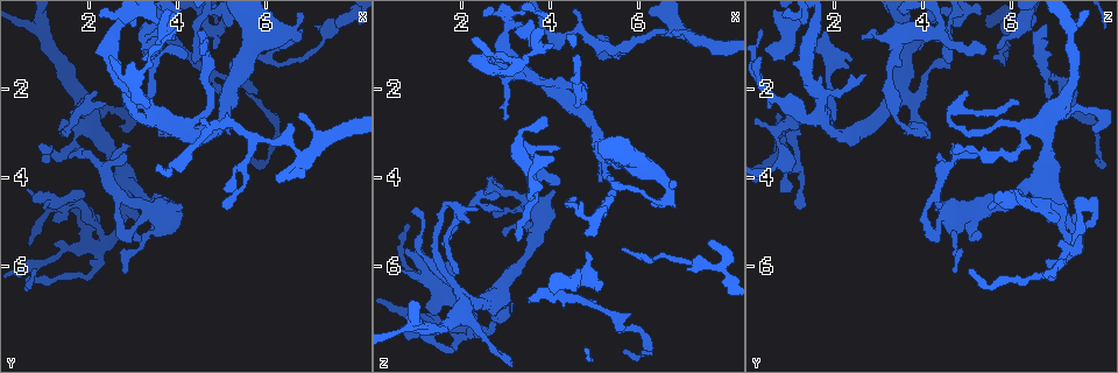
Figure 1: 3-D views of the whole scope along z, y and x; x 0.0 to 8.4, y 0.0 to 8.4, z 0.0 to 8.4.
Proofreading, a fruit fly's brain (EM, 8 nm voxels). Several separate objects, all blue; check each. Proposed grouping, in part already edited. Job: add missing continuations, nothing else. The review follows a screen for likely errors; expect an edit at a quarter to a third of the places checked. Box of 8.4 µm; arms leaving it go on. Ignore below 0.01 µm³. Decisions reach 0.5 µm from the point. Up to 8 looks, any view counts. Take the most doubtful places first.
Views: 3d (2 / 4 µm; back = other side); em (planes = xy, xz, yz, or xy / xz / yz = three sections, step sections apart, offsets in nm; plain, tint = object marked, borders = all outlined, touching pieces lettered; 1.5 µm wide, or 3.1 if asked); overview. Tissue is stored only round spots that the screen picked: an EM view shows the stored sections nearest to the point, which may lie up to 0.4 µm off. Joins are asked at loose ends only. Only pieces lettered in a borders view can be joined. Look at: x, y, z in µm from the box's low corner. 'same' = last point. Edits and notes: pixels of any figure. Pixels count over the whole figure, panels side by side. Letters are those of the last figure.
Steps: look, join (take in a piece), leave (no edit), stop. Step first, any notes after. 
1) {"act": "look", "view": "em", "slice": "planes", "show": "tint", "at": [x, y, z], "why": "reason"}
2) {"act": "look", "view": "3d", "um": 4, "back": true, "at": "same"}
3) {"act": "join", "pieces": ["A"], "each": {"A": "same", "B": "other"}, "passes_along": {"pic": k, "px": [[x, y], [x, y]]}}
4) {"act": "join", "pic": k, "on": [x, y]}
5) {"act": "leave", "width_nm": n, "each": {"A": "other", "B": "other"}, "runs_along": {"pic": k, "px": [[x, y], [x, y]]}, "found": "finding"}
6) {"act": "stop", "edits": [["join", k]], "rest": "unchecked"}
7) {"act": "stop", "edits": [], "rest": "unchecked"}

{"act": "look", "view": "3d", "um": 4, "at": [3.30, 1.25, 5.40], "why": "an open end"}

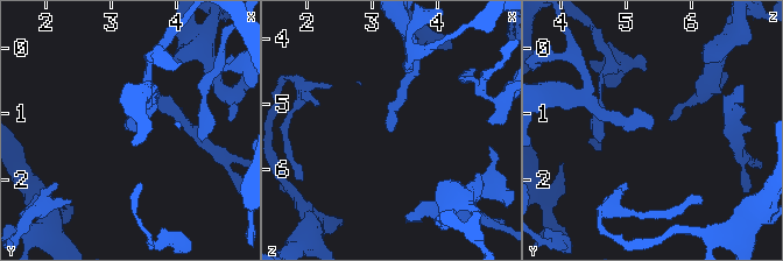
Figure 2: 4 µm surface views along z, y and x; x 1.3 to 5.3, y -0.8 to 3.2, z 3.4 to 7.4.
{"act": "look", "view": "em", "slice": "xy", "step": 4, "show": "borders", "at": [3.20, 1.25, 5.35]}

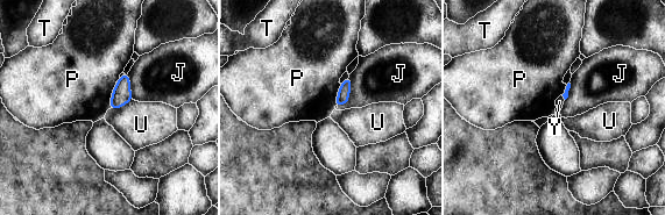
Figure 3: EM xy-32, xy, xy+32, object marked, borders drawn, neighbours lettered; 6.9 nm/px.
{"act": "leave", "each": {"J": "other", "P": "other", "T": "other", "U": "other", "Y": "other"}, "border": {"pic": 3, "px": [[132, 99], [118, 108], [110, 109]]}, "found": "none of them fits"}

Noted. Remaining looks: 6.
{"act": "look", "view": "em", "slice": "planes", "show": "borders", "at": [5.60, 3.65, 7.95], "why": "an open end"}

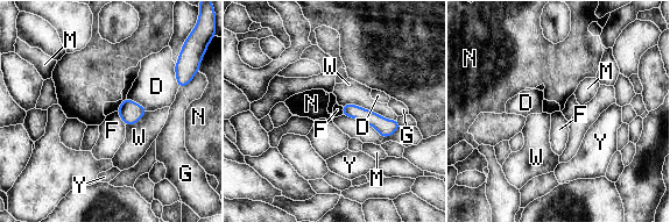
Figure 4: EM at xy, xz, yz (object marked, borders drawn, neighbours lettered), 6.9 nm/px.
{"act": "leave", "each": {"D": "other", "F": "other", "G": "other", "M": "other", "N": "other", "W": "other", "Y": "other"}, "found": "none of them fits"}

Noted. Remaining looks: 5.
{"act": "look", "view": "em", "slice": "xz", "step": 4, "show": "tint", "at": [5.15, 4.40, 0.90], "why": "thin end"}

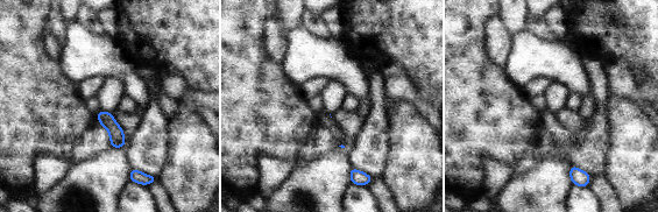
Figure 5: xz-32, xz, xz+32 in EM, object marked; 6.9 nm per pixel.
{"act": "look", "view": "em", "slice": "planes", "show": "borders", "at": "same", "why": "cut it another way"}

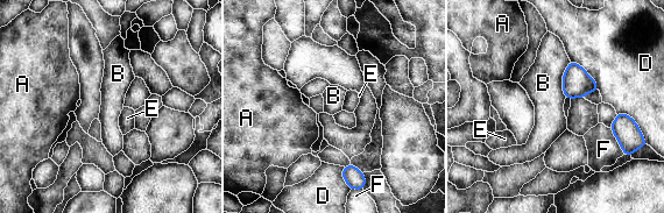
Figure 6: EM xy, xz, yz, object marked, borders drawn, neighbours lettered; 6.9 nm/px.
{"act": "leave", "each": {"A": "other", "B": "other", "D": "other", "E": "other", "F": "other"}, "border": {"pic": 6, "px": [[570, 61], [563, 75], [565, 98]]}, "found": "no lettered piece goes on from it"}

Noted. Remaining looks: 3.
{"act": "stop", "edits": [], "rest": "unchecked"}

